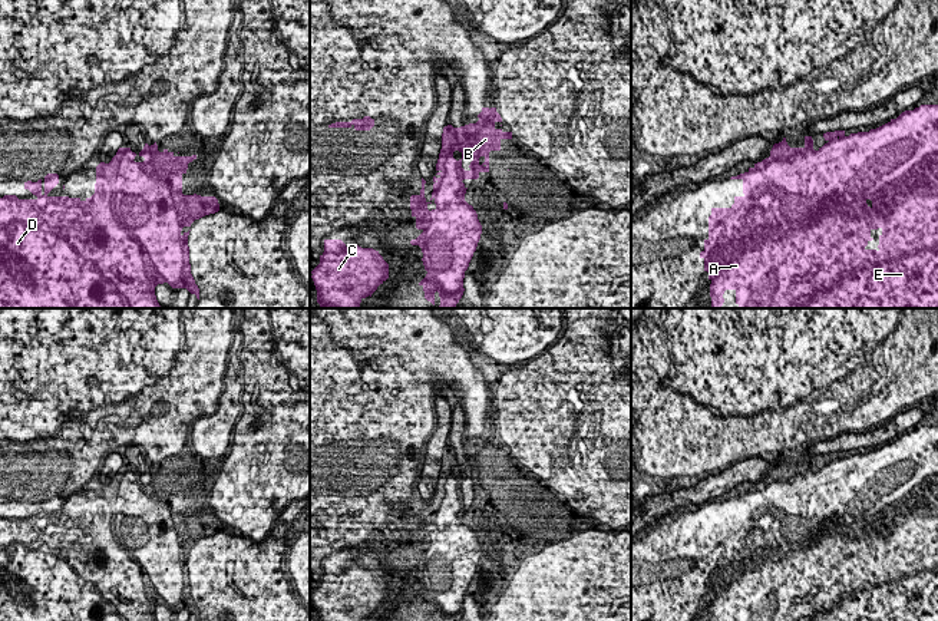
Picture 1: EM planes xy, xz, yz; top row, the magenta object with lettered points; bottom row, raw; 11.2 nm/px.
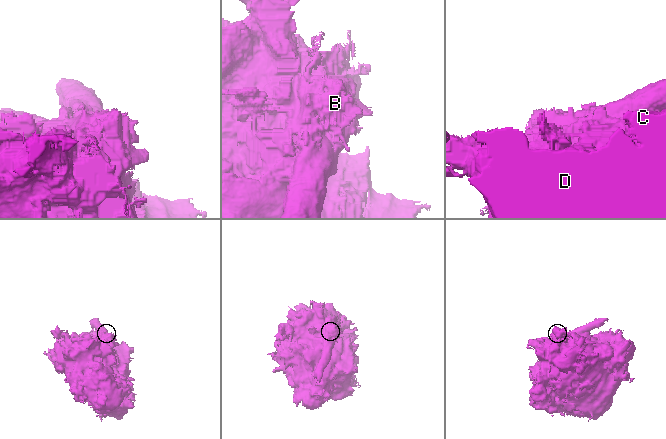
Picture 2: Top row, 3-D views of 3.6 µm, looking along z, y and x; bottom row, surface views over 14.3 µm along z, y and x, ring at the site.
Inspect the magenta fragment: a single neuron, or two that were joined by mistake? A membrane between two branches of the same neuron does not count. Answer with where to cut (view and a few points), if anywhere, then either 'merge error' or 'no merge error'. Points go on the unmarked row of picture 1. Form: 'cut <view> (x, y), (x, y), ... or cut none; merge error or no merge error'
cut xy (86, 521), (111, 532), (168, 604), (181, 601); merge error

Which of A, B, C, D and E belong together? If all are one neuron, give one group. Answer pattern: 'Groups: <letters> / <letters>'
Groups: A C D E / B

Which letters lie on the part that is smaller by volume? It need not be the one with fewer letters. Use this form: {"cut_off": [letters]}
{"cut_off": ["B"]}

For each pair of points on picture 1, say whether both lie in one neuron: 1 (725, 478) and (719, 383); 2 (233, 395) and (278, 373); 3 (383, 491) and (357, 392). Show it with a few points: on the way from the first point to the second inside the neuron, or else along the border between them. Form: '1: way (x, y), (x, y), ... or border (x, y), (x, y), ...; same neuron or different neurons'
1: border (725, 468), (717, 473), (709, 475); different neurons
2: border (224, 385), (238, 390), (241, 403), (233, 425); different neurons
3: way (383, 466), (382, 416); same neuron

